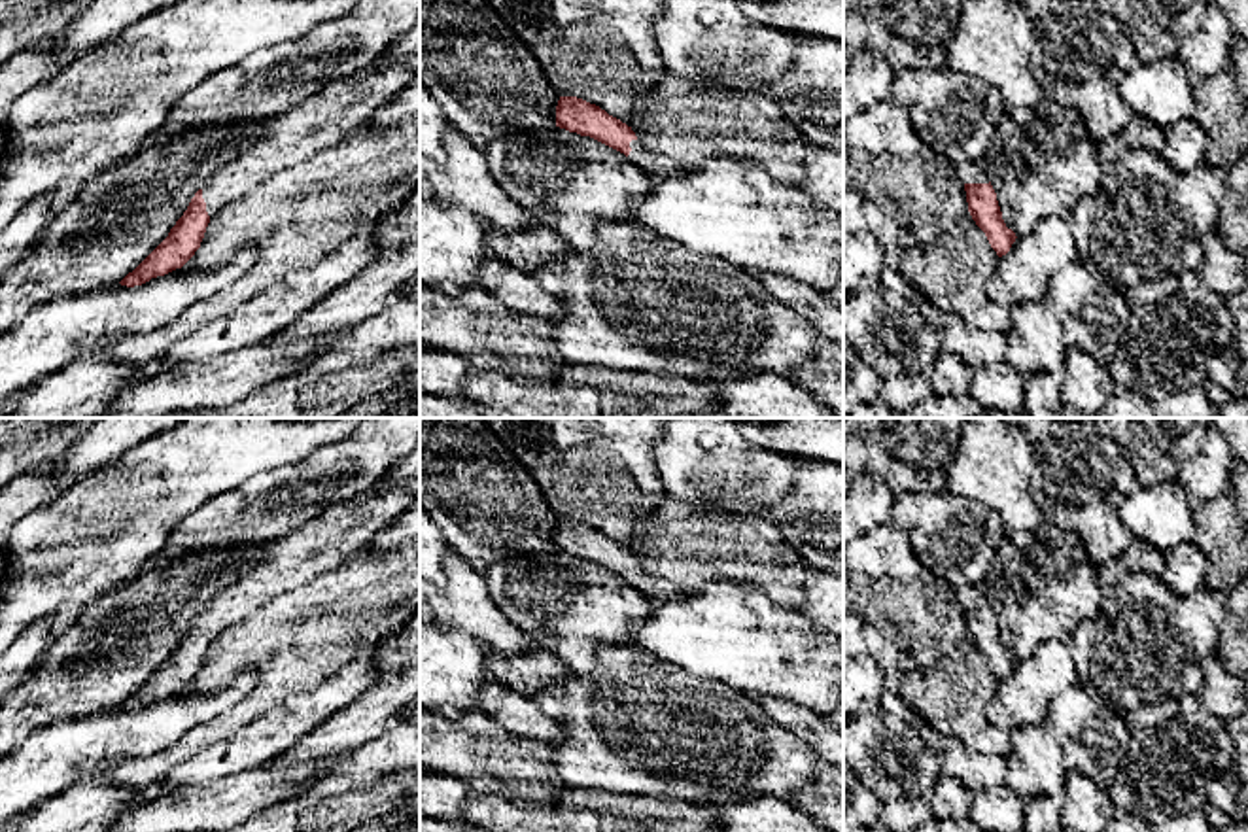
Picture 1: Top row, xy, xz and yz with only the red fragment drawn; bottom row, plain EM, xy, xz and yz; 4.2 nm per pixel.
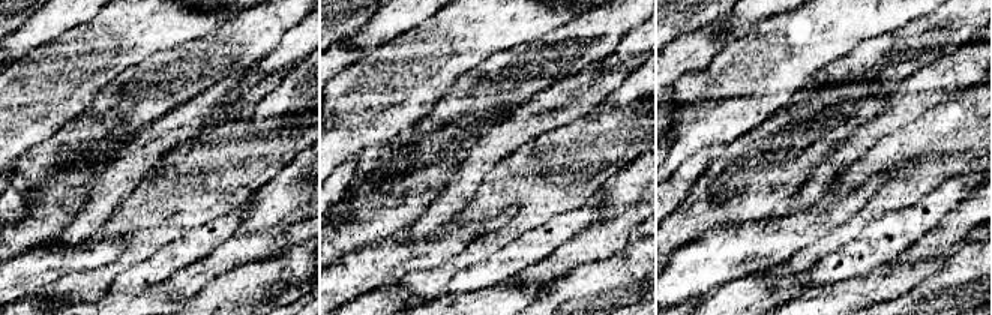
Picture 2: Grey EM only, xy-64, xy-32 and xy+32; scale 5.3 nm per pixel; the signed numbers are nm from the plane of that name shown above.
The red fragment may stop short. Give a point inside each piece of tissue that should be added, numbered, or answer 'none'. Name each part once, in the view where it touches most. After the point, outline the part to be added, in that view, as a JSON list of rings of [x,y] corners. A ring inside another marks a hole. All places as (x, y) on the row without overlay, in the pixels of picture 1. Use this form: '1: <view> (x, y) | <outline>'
1: xy (324, 543) | [[[420,480],[393,488],[374,488],[371,494],[338,503],[293,533],[269,543],[267,554],[259,562],[250,563],[229,588],[210,596],[208,607],[202,611],[208,639],[253,616],[276,596],[316,581],[342,565],[350,556],[365,550],[378,531],[393,524],[414,503],[418,494]]]

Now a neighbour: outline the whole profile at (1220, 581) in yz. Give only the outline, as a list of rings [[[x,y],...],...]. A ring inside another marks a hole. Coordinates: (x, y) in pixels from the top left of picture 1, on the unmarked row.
[[[1233,494],[1193,503],[1195,545],[1206,556],[1205,586],[1225,594],[1248,577],[1248,524],[1240,516]]]

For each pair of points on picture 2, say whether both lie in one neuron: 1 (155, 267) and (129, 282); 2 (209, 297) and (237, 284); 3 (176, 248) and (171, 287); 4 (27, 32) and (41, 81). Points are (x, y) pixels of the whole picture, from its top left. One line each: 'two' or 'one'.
1: one
2: one
3: two
4: two

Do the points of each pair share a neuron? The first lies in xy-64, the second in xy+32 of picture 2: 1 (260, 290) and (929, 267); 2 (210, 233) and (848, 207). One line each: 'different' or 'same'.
1: different
2: different

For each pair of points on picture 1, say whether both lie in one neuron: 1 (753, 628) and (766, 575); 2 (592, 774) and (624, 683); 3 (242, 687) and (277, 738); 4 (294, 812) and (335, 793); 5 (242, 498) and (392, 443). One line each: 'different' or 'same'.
1: different
2: same
3: different
4: same
5: same

